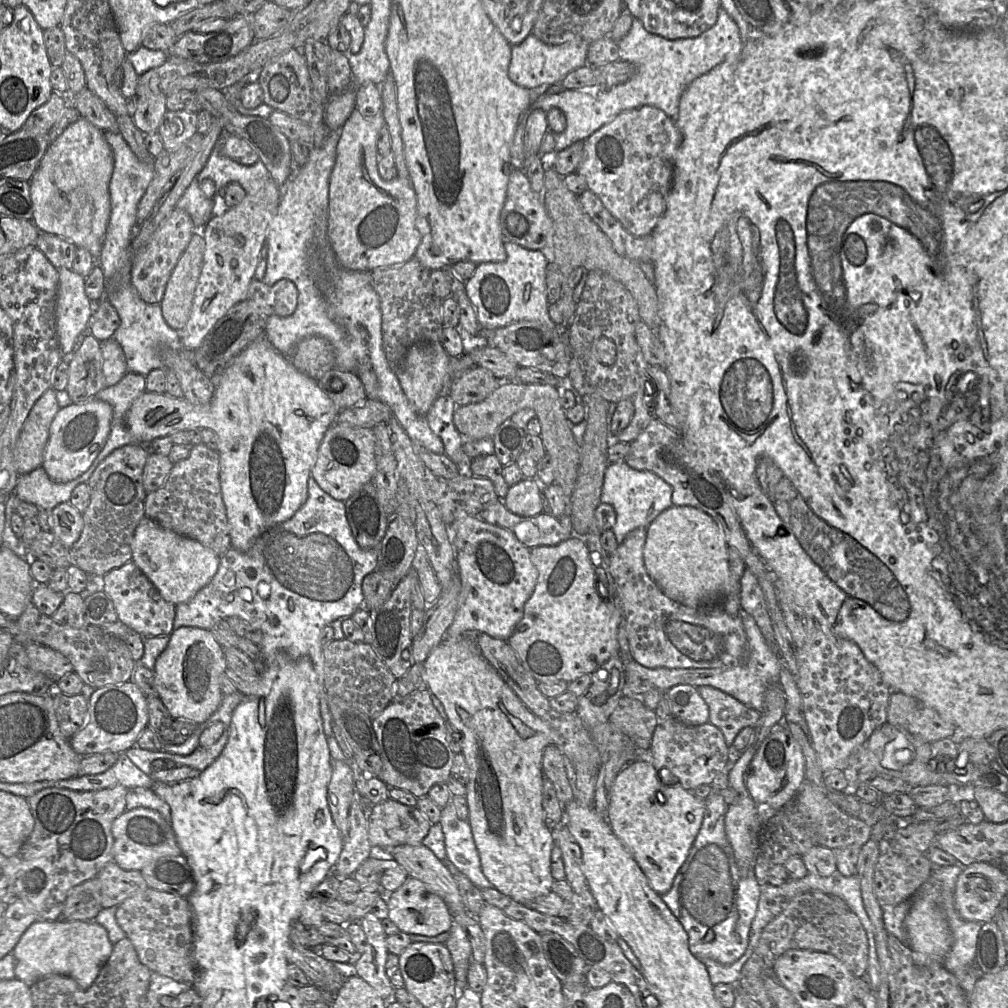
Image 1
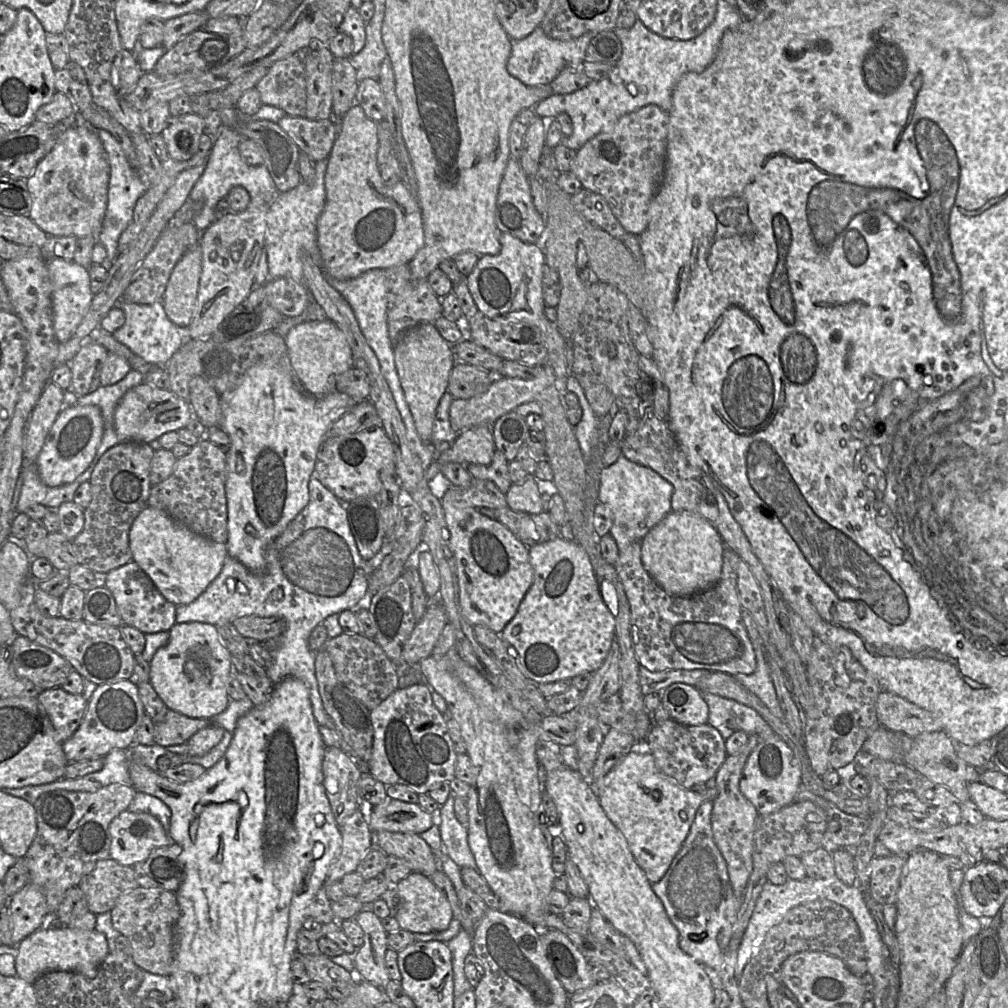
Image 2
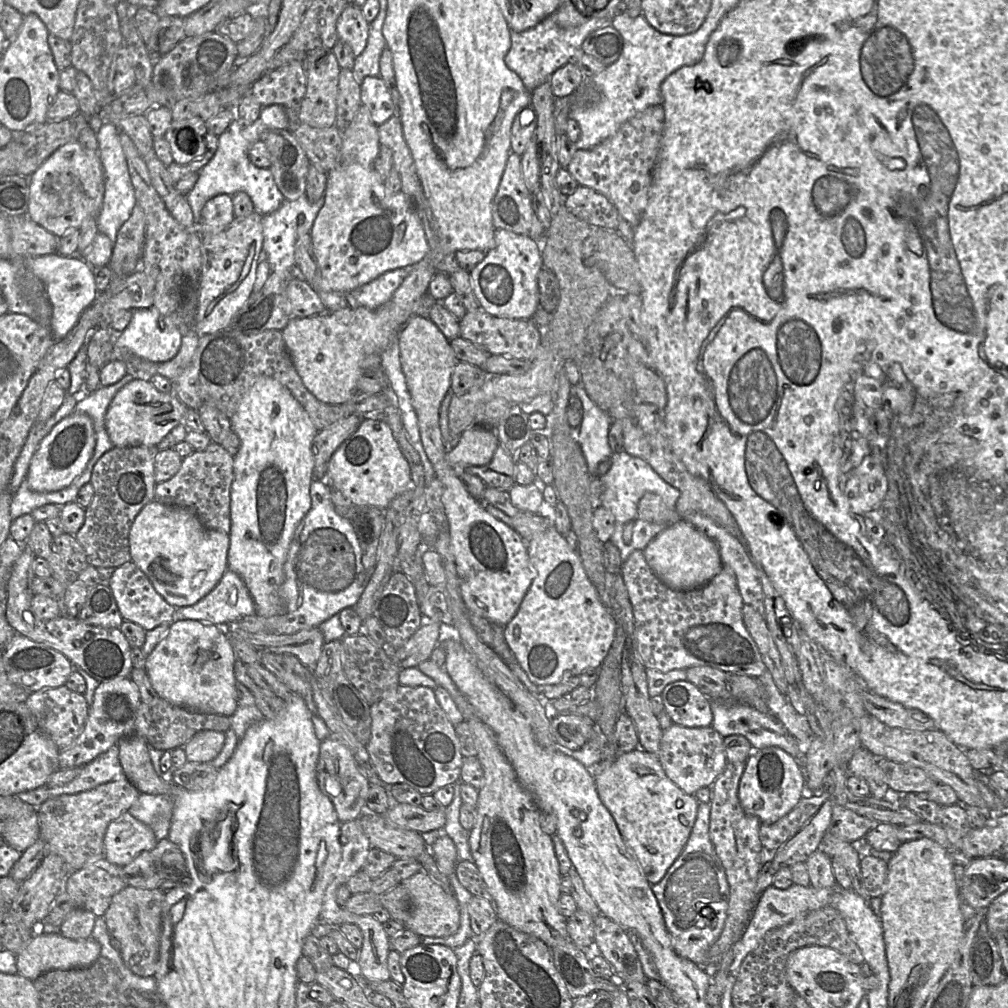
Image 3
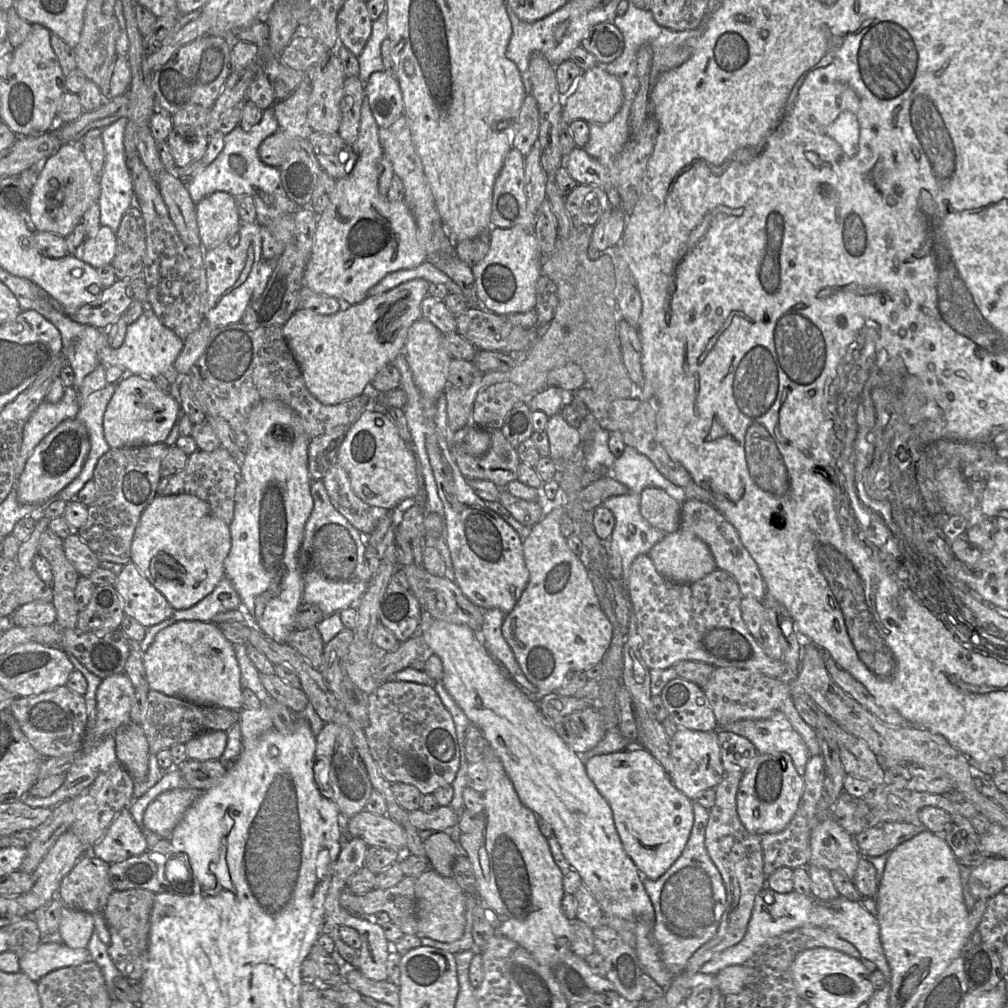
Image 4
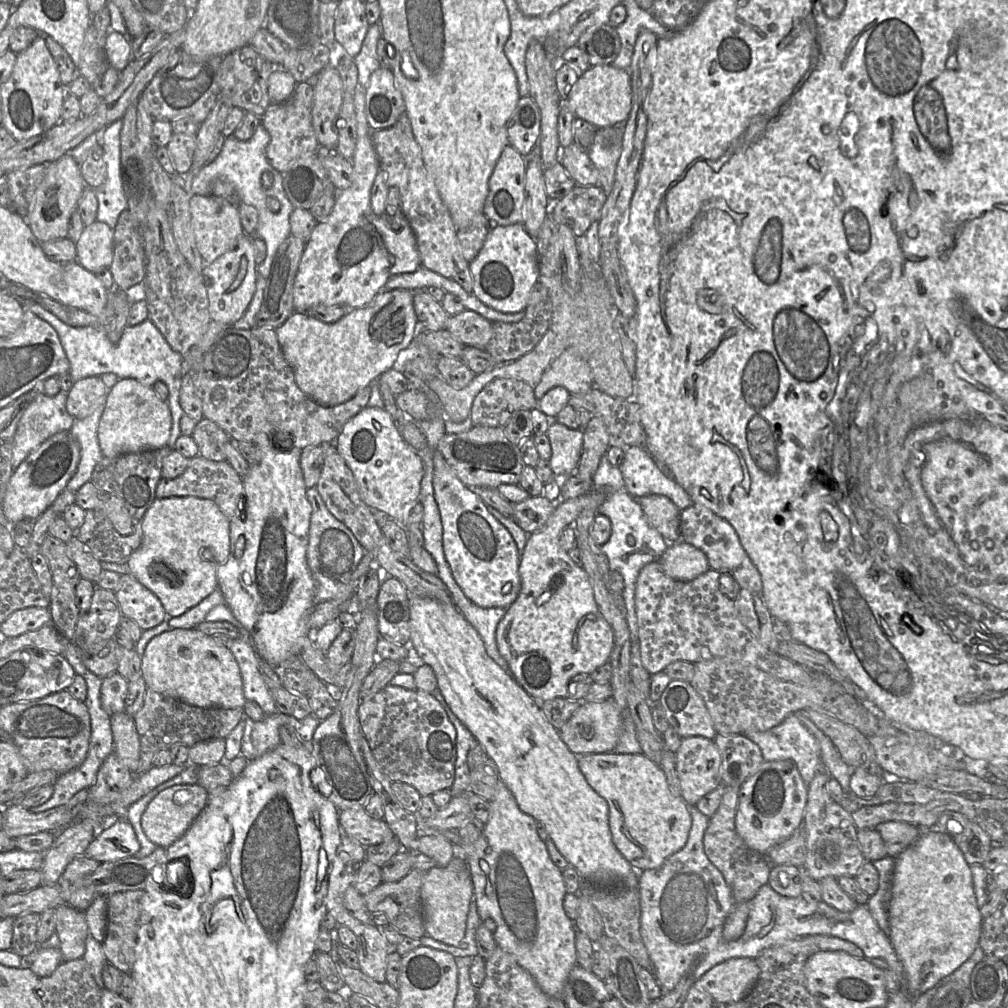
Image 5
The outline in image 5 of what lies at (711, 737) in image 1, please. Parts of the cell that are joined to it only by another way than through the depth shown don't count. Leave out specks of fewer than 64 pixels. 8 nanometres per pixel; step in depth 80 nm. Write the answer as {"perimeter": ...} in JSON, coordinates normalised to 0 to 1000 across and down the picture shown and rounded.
{"perimeter":[[[695,730],[677,732],[670,750],[676,791],[683,800],[715,782],[716,753],[708,734]]]}

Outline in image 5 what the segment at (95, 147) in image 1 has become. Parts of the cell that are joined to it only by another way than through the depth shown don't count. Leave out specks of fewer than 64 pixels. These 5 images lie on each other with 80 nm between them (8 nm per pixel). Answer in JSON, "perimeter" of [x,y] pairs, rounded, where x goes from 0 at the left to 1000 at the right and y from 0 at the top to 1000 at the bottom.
{"perimeter":[[[64,153],[54,161],[41,163],[47,163],[44,177],[34,191],[25,215],[40,241],[66,235],[68,217],[76,208],[77,199],[85,187],[79,164],[69,153]]]}

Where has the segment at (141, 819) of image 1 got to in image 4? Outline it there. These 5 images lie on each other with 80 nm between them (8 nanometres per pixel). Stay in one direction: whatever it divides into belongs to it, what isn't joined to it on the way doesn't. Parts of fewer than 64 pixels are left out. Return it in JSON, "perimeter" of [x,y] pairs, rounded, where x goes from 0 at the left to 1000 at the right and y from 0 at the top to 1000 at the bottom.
{"perimeter":[[[124,802],[111,814],[101,831],[86,845],[107,857],[112,857],[138,849],[146,843],[144,829],[128,802]]]}

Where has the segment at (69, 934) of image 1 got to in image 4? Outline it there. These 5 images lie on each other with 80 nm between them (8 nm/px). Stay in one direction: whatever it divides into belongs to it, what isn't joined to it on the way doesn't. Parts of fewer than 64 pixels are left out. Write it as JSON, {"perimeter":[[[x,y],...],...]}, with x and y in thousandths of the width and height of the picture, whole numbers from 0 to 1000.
{"perimeter":[[[40,936],[38,939],[19,950],[20,962],[34,974],[39,973],[46,966],[59,960],[75,958],[90,953],[86,940],[70,941],[61,936]]]}

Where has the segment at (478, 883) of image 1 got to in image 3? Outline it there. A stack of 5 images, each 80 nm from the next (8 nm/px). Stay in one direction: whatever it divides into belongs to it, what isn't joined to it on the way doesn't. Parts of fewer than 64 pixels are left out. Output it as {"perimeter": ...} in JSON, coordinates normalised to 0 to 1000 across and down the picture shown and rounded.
{"perimeter":[[[457,775],[451,776],[449,793],[445,800],[441,802],[442,816],[439,820],[442,827],[449,833],[453,845],[454,855],[457,853],[469,854],[467,842],[465,838],[466,824],[462,823],[455,814],[456,801],[458,799],[458,793],[456,790],[456,778]]]}

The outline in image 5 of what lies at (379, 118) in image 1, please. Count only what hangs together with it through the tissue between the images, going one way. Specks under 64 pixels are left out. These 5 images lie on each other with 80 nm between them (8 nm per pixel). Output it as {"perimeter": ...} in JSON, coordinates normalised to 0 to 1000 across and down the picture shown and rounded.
{"perimeter":[[[354,87],[351,90],[350,98],[351,98],[351,107],[353,112],[353,121],[354,121],[354,141],[353,141],[351,154],[348,159],[350,164],[349,182],[346,187],[333,190],[332,203],[328,211],[326,212],[326,214],[321,220],[317,220],[313,222],[306,240],[304,241],[304,245],[299,255],[291,283],[291,301],[292,301],[292,307],[295,310],[305,310],[309,305],[314,303],[341,304],[344,307],[361,306],[366,301],[368,301],[369,298],[379,289],[382,282],[389,274],[401,272],[401,271],[410,271],[418,265],[418,259],[414,247],[413,236],[407,224],[407,221],[404,218],[404,216],[401,214],[401,212],[398,211],[389,215],[384,214],[383,212],[375,214],[371,212],[371,210],[369,209],[367,202],[367,191],[372,176],[375,170],[377,169],[376,160],[369,141],[369,136],[368,136],[369,129],[365,123],[363,112],[362,112],[362,89],[359,87]]]}

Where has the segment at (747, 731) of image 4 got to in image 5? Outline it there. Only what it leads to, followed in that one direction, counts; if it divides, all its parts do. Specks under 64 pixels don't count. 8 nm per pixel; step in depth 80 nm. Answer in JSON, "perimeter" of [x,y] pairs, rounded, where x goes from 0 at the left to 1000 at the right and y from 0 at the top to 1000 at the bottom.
{"perimeter":[[[783,709],[778,715],[758,726],[744,726],[738,729],[753,740],[758,755],[786,754],[802,781],[811,767],[817,764],[814,743],[811,733],[795,717],[790,709]]]}

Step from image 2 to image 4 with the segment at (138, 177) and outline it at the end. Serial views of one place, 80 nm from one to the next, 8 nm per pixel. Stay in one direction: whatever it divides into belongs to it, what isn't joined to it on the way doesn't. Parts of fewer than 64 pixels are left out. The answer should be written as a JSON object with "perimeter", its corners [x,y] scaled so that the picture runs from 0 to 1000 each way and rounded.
{"perimeter":[[[125,116],[119,117],[101,129],[99,134],[104,151],[104,162],[99,175],[100,190],[96,199],[99,208],[99,223],[108,225],[114,232],[127,206],[134,202],[131,175],[125,161],[123,131]]]}

